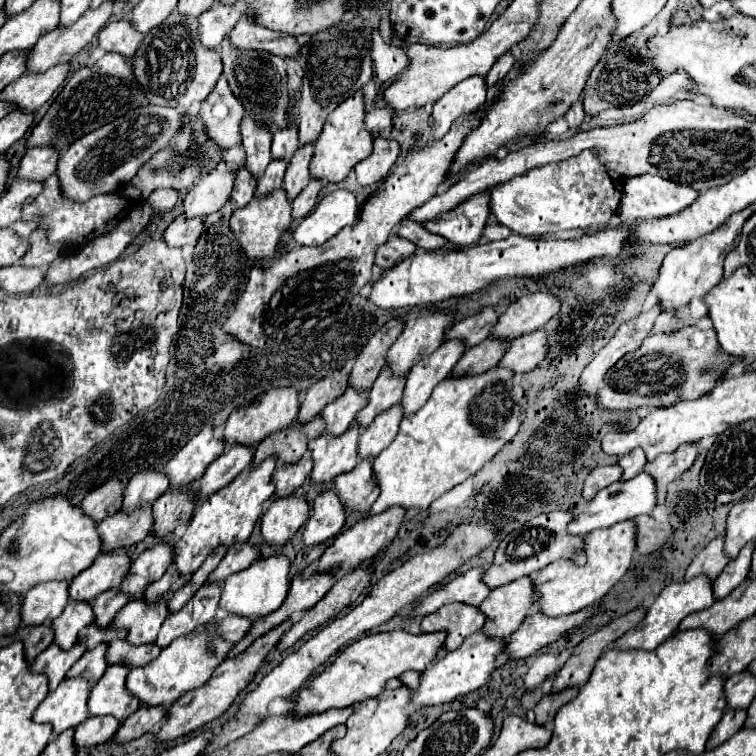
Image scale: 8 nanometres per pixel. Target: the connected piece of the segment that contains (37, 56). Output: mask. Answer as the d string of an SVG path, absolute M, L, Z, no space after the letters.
M104 3L98 9L88 9L72 27L56 27L54 31L40 37L28 59L28 73L42 73L60 61L72 59L90 43L90 39L108 23L110 17L112 3Z

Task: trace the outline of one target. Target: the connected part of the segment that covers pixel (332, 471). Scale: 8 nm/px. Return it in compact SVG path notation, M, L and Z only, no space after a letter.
M350 425L348 433L338 437L322 433L322 437L310 441L308 449L314 461L314 483L330 483L336 475L346 473L358 465L358 435L360 425Z

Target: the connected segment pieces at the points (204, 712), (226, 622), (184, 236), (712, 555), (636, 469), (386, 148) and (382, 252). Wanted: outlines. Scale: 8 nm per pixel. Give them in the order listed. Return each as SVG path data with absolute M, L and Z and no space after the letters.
M292 619L284 621L284 625L278 625L278 629L270 629L268 633L264 633L264 637L258 637L246 651L244 651L244 657L240 653L240 657L230 657L224 661L224 665L220 665L212 677L198 689L192 689L188 691L184 697L180 697L178 701L172 703L172 707L168 709L168 715L166 715L166 723L162 725L160 733L158 733L158 739L160 741L170 741L170 739L176 739L176 737L182 737L194 729L200 729L202 725L218 719L232 703L234 699L252 683L254 675L260 671L260 665L264 663L266 655L278 645L280 637L292 627Z
M228 615L220 617L216 623L218 633L224 635L232 643L240 641L248 633L250 625L252 625L252 621L248 621L248 617L228 617Z
M178 217L174 219L168 229L164 231L164 241L168 247L194 247L198 237L202 233L202 219L186 219L186 217Z
M724 537L712 539L688 565L686 569L686 579L692 579L696 575L708 575L712 581L722 573L722 569L728 563L728 555L724 553Z
M634 449L634 451L626 453L624 457L620 457L620 459L618 459L618 465L620 465L620 467L622 467L622 471L624 471L622 481L628 481L628 479L636 477L636 475L642 471L642 467L646 465L644 451L642 451L642 449Z
M374 139L374 151L370 157L366 157L364 161L360 161L354 169L356 169L356 179L360 185L374 185L380 183L390 169L394 167L396 159L400 155L400 145L396 141L390 139Z
M390 235L380 249L376 249L376 265L382 269L388 269L390 265L400 263L404 257L408 257L412 251L416 251L416 245L410 241L402 241L398 235Z

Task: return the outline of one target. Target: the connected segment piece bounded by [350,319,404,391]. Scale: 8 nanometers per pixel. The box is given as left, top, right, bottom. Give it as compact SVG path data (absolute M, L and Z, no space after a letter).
M390 319L384 327L380 327L372 339L362 347L362 351L356 357L354 369L350 373L350 385L356 389L370 389L376 381L378 373L386 365L386 353L394 345L396 337L404 331L402 319Z

